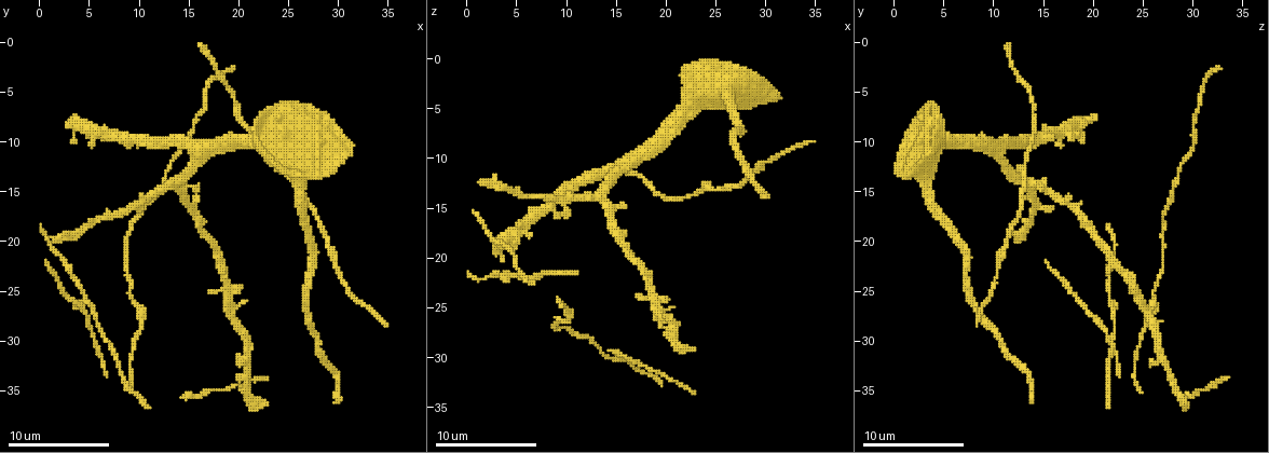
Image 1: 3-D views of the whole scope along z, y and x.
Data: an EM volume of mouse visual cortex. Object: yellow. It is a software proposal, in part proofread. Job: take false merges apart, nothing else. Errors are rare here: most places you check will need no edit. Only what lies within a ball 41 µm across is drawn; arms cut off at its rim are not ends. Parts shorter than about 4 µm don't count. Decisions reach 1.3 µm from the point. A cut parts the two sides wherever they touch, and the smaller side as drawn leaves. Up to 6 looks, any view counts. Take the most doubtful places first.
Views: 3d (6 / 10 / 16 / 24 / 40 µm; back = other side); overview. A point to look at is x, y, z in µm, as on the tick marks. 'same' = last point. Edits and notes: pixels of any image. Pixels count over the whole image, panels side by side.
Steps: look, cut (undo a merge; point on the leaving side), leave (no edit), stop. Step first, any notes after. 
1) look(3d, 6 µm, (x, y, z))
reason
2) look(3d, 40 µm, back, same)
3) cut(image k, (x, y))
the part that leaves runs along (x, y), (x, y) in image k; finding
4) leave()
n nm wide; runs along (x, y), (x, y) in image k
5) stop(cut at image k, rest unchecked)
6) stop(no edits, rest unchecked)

look(3d, 10 µm, (27.6, 21.6, 7.6))

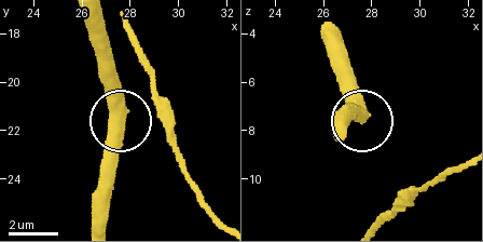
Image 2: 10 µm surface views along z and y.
leave()
runs along (85, 22), (119, 128), (112, 193) in image 2; one neuron here

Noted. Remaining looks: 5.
look(3d, 6 µm, (30.4, 23.8, 10.4))
thin neck

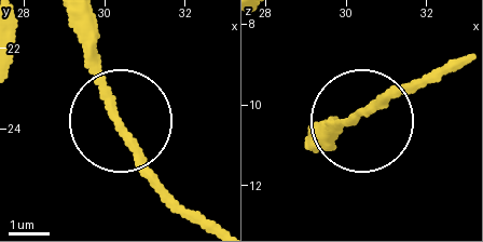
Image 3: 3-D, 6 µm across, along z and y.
leave()
170 nm wide; continuous, no second neuron

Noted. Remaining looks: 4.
look(3d, 6 µm, (14.0, 14.0, 14.0))
three arms meet

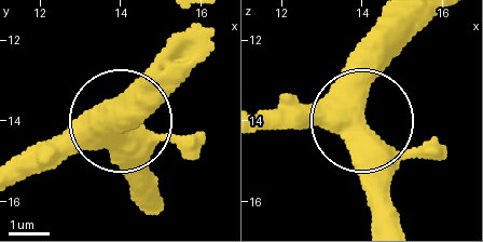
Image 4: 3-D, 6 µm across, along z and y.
leave()
3 arms; one neuron here

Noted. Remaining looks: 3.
stop(no edits, rest unchecked)

